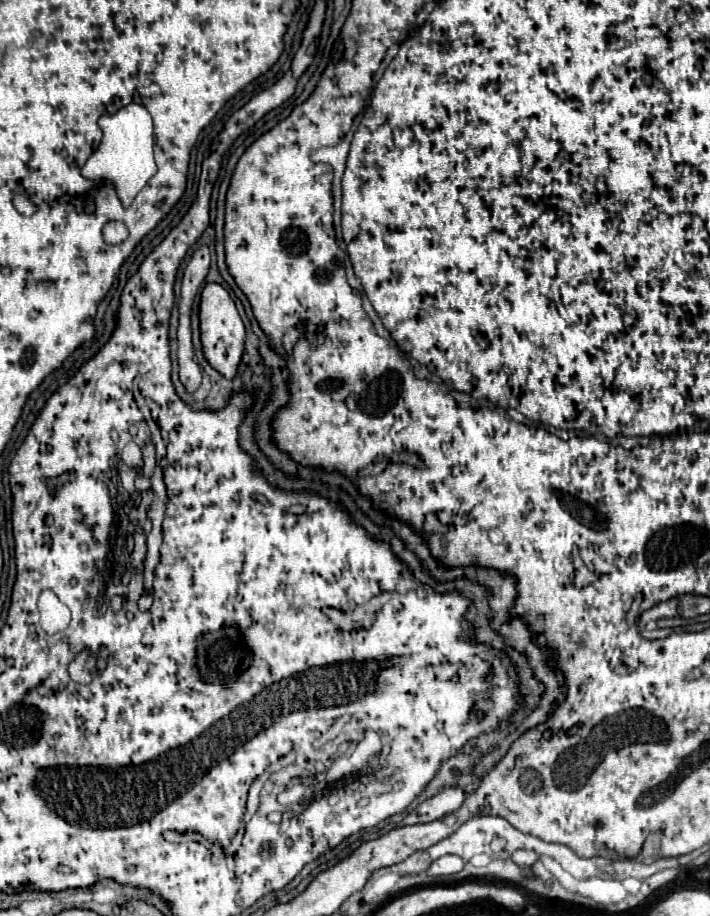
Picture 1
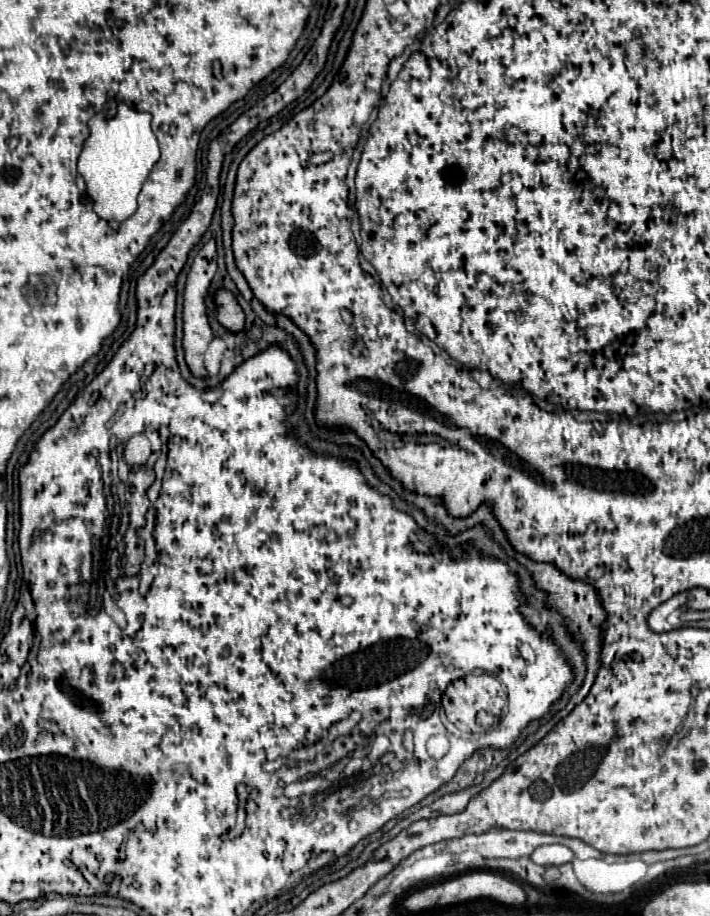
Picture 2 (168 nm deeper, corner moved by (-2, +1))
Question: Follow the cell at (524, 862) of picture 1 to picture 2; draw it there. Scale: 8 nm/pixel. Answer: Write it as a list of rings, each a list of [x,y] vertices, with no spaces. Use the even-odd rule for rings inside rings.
[[[543,845],[537,847],[529,859],[537,865],[563,865],[573,859],[573,853],[565,845]]]

